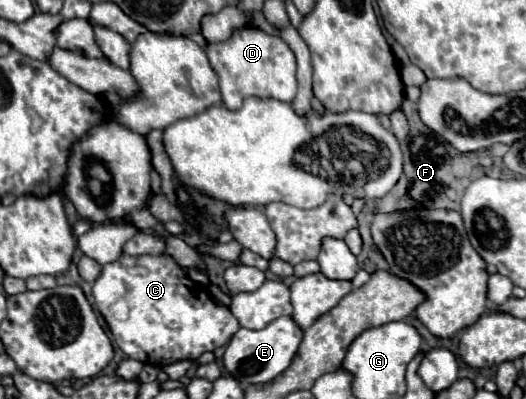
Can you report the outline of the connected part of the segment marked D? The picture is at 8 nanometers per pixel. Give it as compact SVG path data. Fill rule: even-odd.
M246 25L236 29L224 43L210 43L206 55L220 77L222 103L228 109L240 109L242 101L252 95L278 101L292 101L296 95L296 59L292 49L280 37Z

